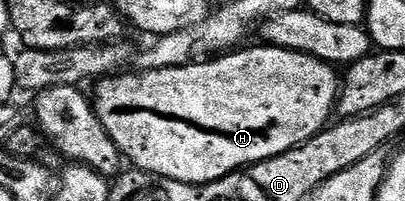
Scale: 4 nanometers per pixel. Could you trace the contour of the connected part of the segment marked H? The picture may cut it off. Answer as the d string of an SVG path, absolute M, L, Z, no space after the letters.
M259 46L260 48L241 47L239 50L229 51L227 54L217 55L215 58L208 58L205 64L189 62L180 65L179 68L159 68L158 70L132 70L129 76L124 74L113 74L101 79L95 85L96 96L94 95L94 111L96 117L106 126L106 134L110 134L113 142L120 147L121 157L125 161L133 160L135 167L141 172L149 172L162 178L170 178L187 184L209 184L215 180L222 179L232 172L239 172L249 166L269 160L275 156L281 156L283 152L289 152L300 144L305 144L310 138L324 131L333 119L338 108L338 97L340 95L341 77L333 65L324 63L323 60L306 55L305 52L295 52L285 48L273 48L271 46Z

